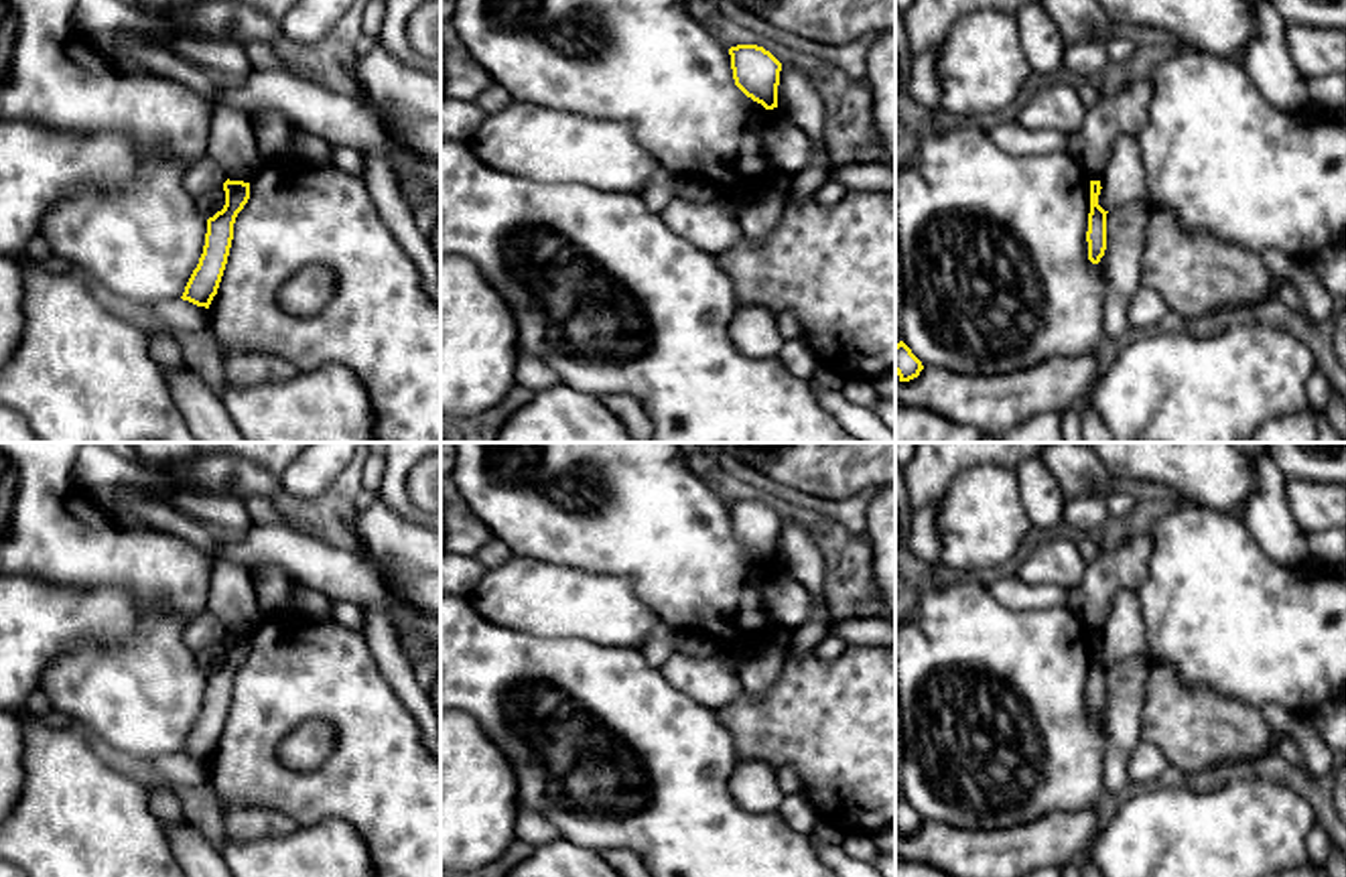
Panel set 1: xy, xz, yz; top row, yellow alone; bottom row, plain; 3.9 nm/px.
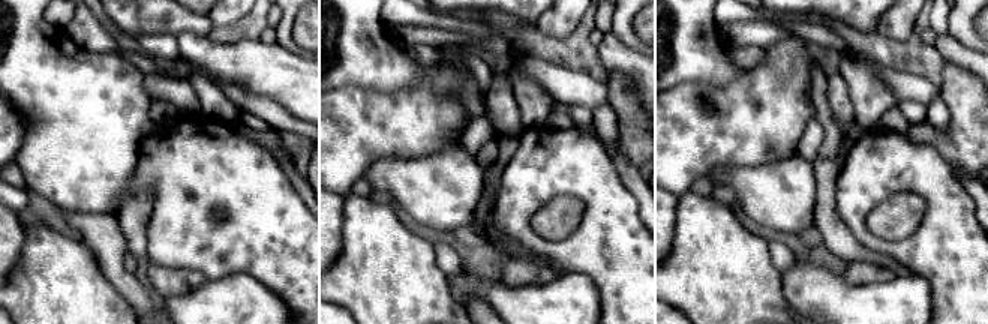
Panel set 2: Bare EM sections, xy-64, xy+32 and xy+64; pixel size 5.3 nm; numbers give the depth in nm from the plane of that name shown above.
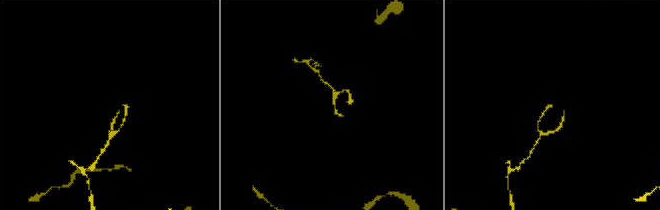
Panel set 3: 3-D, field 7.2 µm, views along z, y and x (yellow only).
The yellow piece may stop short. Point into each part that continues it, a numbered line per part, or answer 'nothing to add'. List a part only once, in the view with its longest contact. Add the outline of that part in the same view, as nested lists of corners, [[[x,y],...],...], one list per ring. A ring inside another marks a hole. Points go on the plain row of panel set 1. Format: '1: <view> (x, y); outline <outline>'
nothing to add

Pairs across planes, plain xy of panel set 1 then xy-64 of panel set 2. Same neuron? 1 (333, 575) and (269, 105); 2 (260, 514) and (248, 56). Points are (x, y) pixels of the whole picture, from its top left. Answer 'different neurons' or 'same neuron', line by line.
1: same neuron
2: same neuron

